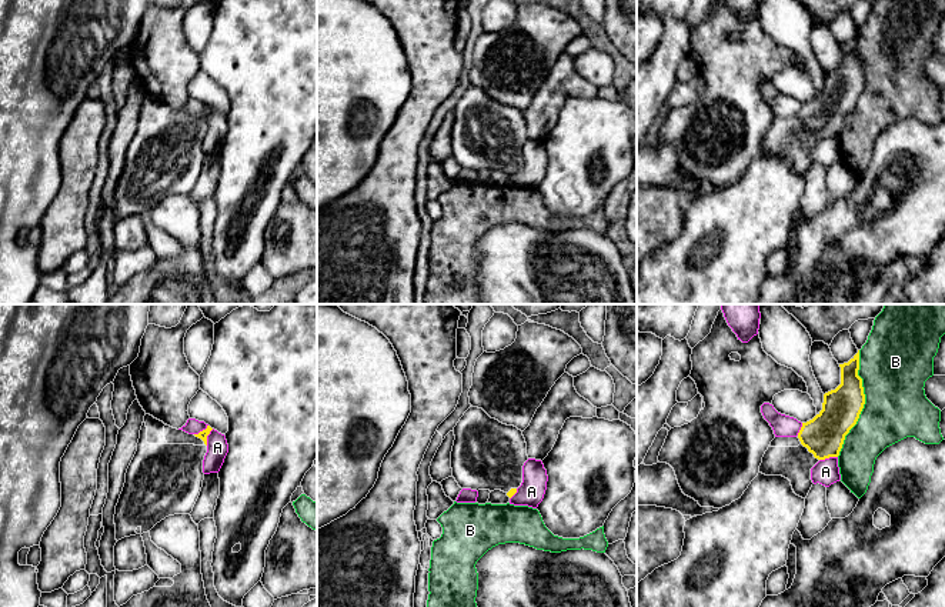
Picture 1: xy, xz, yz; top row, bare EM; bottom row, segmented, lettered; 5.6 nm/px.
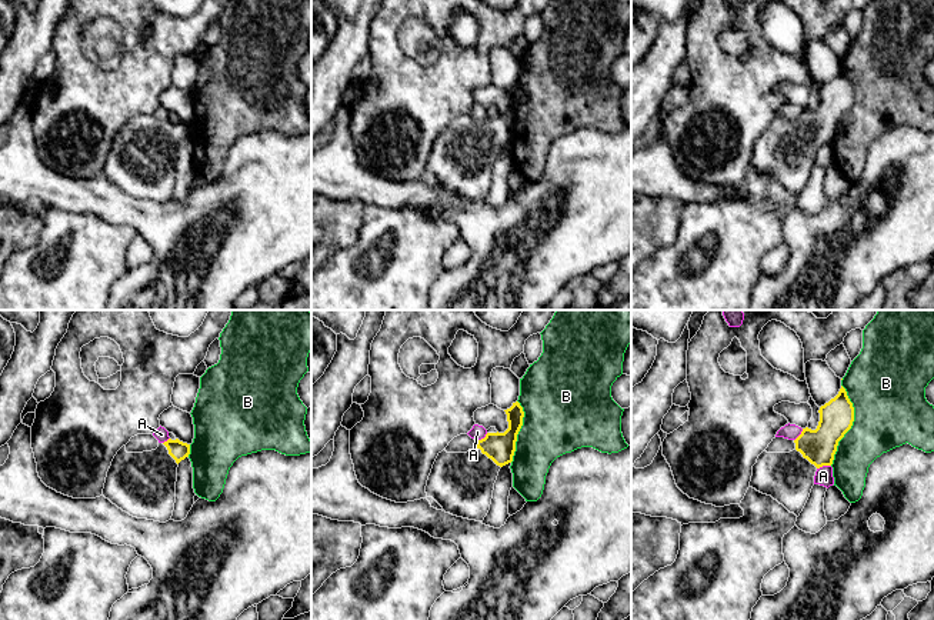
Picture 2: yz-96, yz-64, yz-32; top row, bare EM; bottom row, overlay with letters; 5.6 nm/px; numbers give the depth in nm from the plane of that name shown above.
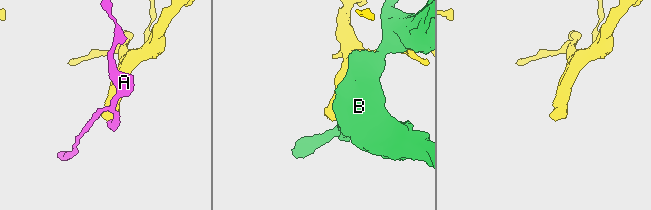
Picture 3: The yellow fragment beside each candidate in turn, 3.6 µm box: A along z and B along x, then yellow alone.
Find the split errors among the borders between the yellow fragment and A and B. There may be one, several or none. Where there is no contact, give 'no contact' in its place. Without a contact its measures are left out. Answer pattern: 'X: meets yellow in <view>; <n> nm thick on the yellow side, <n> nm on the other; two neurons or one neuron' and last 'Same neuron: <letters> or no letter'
A: meets yellow in yz; 220 nm thick on the yellow side, 140 nm on the other; two neurons
B: meets yellow in yz; 220 nm thick on the yellow side, 380 nm on the other; two neurons
Same neuron: no letter

